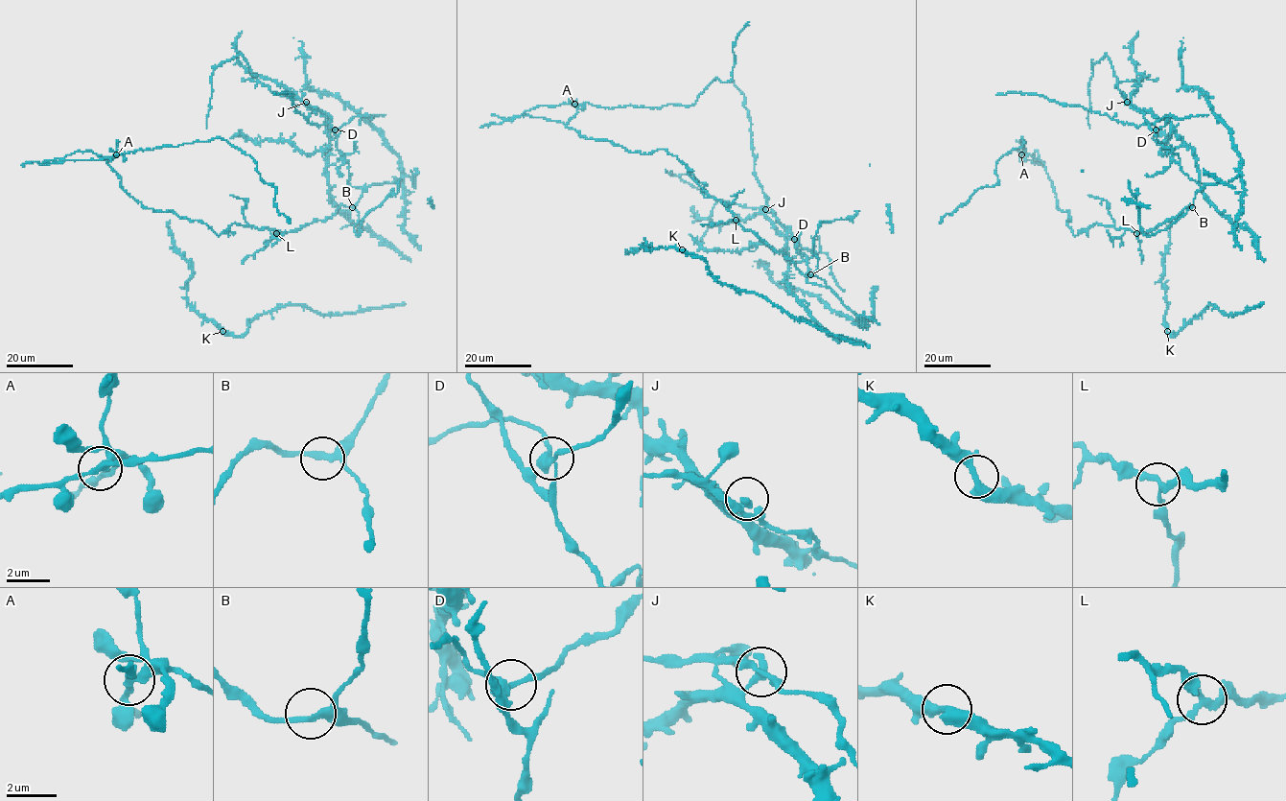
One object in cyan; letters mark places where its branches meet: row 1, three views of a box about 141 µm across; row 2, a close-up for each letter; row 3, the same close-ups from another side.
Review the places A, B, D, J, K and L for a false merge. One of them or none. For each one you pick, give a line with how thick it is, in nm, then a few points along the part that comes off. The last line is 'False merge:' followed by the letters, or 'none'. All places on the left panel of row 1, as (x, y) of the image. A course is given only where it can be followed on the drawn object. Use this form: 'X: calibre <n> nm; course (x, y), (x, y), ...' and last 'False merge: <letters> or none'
A: calibre 240 nm; course (116, 154), (222, 137), (254, 160), (263, 180), (275, 188), (273, 203), (290, 223)
False merge: A

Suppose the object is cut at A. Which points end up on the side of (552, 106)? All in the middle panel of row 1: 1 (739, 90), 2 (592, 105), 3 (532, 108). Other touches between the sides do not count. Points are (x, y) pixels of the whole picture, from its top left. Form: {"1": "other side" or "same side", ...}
{"1": "other side", "2": "same side", "3": "same side"}

